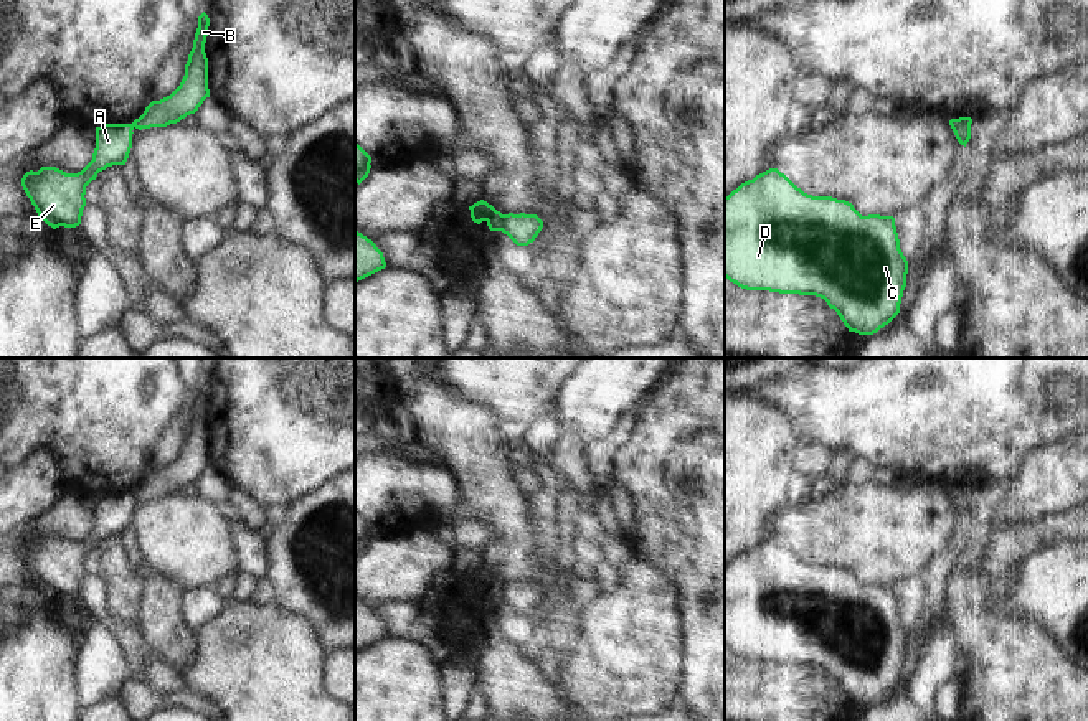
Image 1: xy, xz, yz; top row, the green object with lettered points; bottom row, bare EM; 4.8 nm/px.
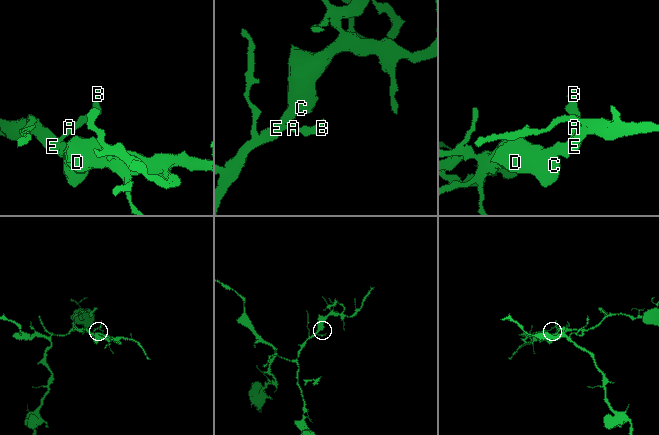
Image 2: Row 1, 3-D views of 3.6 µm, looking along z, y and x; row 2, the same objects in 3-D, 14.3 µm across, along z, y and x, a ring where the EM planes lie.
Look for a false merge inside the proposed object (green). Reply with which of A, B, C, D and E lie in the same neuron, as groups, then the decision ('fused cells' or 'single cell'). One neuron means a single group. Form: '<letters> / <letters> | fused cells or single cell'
A C D E / B | fused cells

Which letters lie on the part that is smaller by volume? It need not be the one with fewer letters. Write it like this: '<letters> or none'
B

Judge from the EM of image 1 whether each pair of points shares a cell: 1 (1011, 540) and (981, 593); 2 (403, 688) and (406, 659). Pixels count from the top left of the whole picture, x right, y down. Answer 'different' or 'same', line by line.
1: different
2: same

